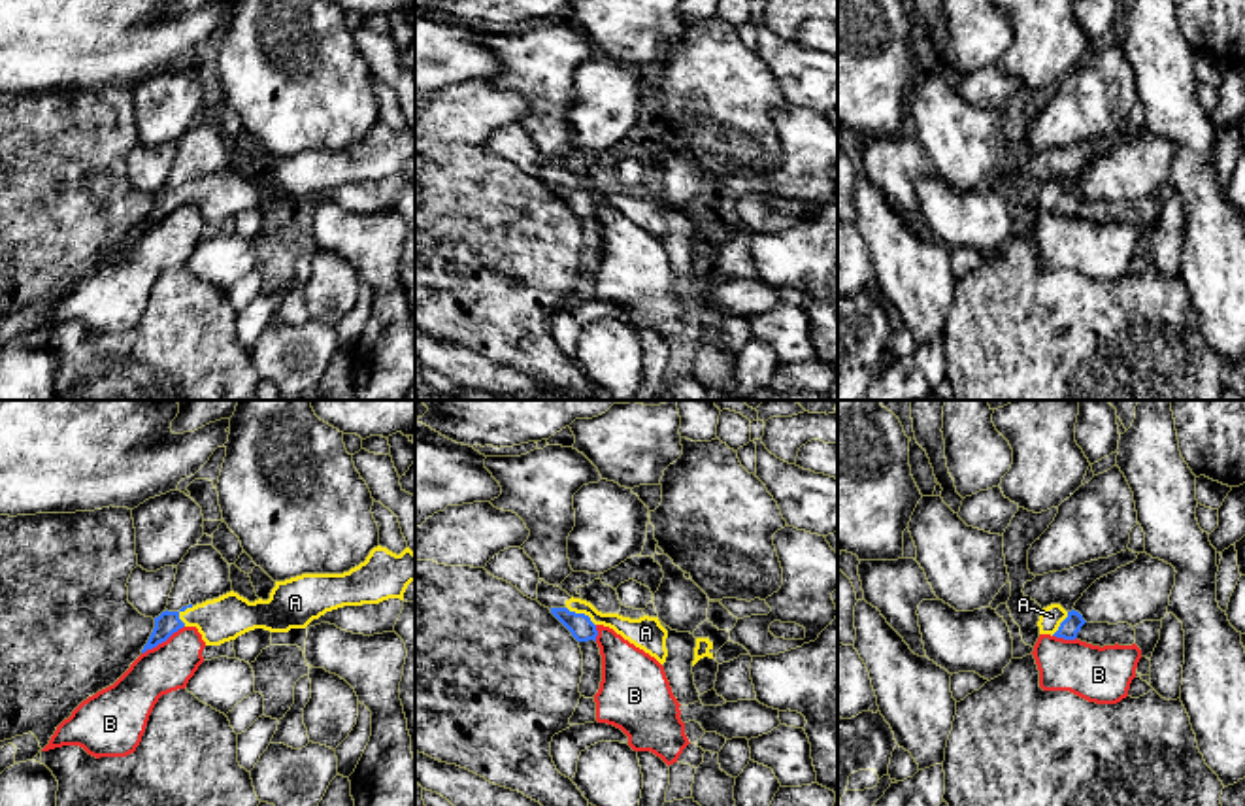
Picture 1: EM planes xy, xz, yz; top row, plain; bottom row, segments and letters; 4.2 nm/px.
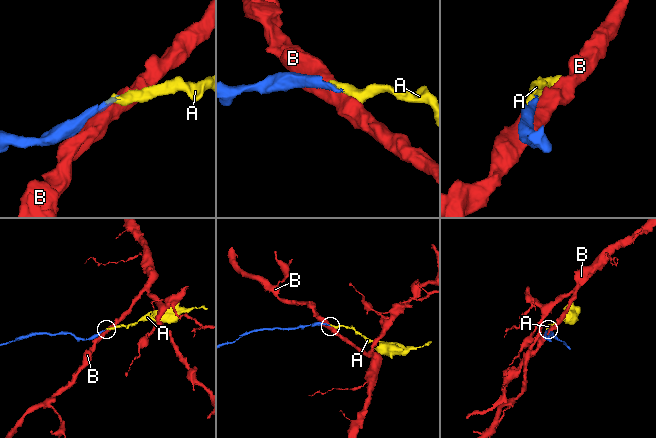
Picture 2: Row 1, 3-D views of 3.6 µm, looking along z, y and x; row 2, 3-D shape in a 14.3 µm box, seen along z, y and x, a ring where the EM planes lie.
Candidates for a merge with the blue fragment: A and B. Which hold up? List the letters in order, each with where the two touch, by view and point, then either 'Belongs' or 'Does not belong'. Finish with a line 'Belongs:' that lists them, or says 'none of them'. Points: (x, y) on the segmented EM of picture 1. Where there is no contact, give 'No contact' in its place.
A: Touches blue at xz (581, 614). Belongs
B: Touches blue at xy (163, 640). Does not belong
Belongs: A

